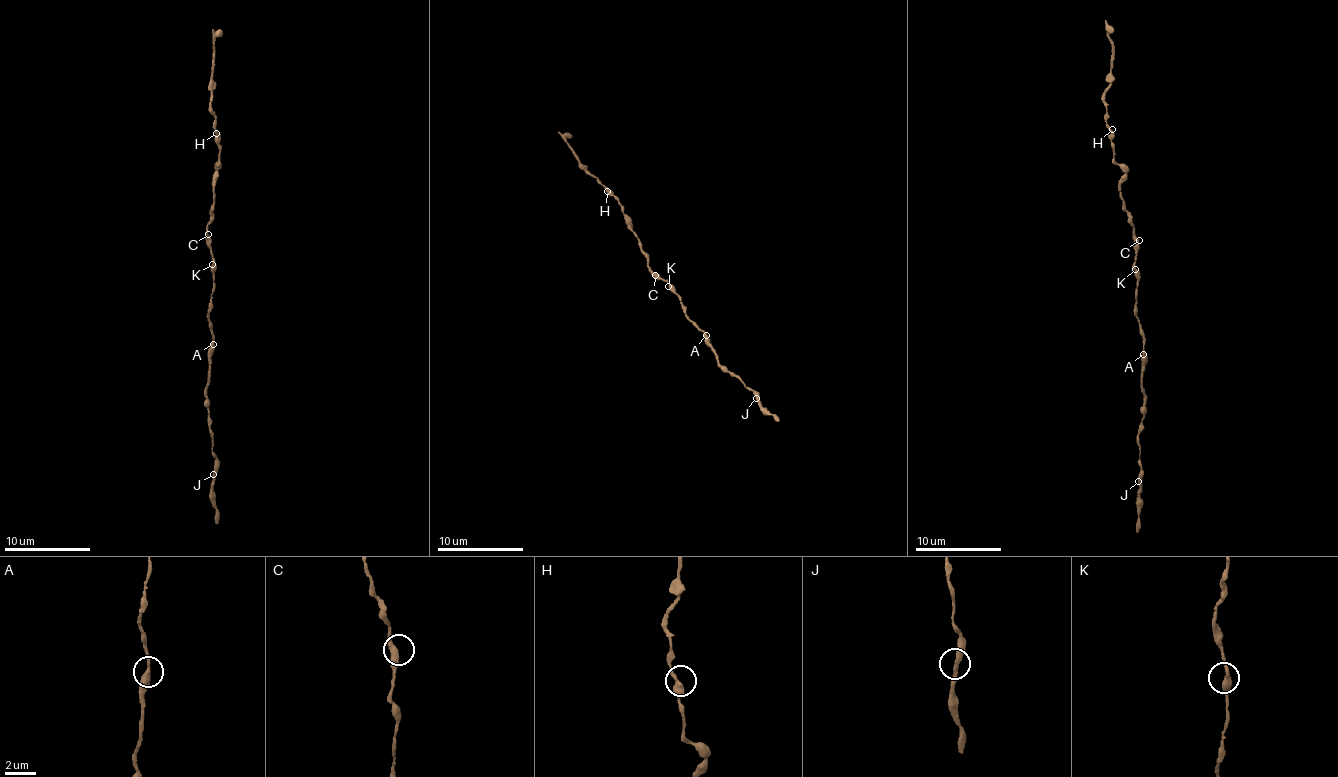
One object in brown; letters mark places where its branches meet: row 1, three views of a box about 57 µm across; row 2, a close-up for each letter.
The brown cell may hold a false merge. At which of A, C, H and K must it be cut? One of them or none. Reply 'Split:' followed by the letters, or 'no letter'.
Split: no letter

